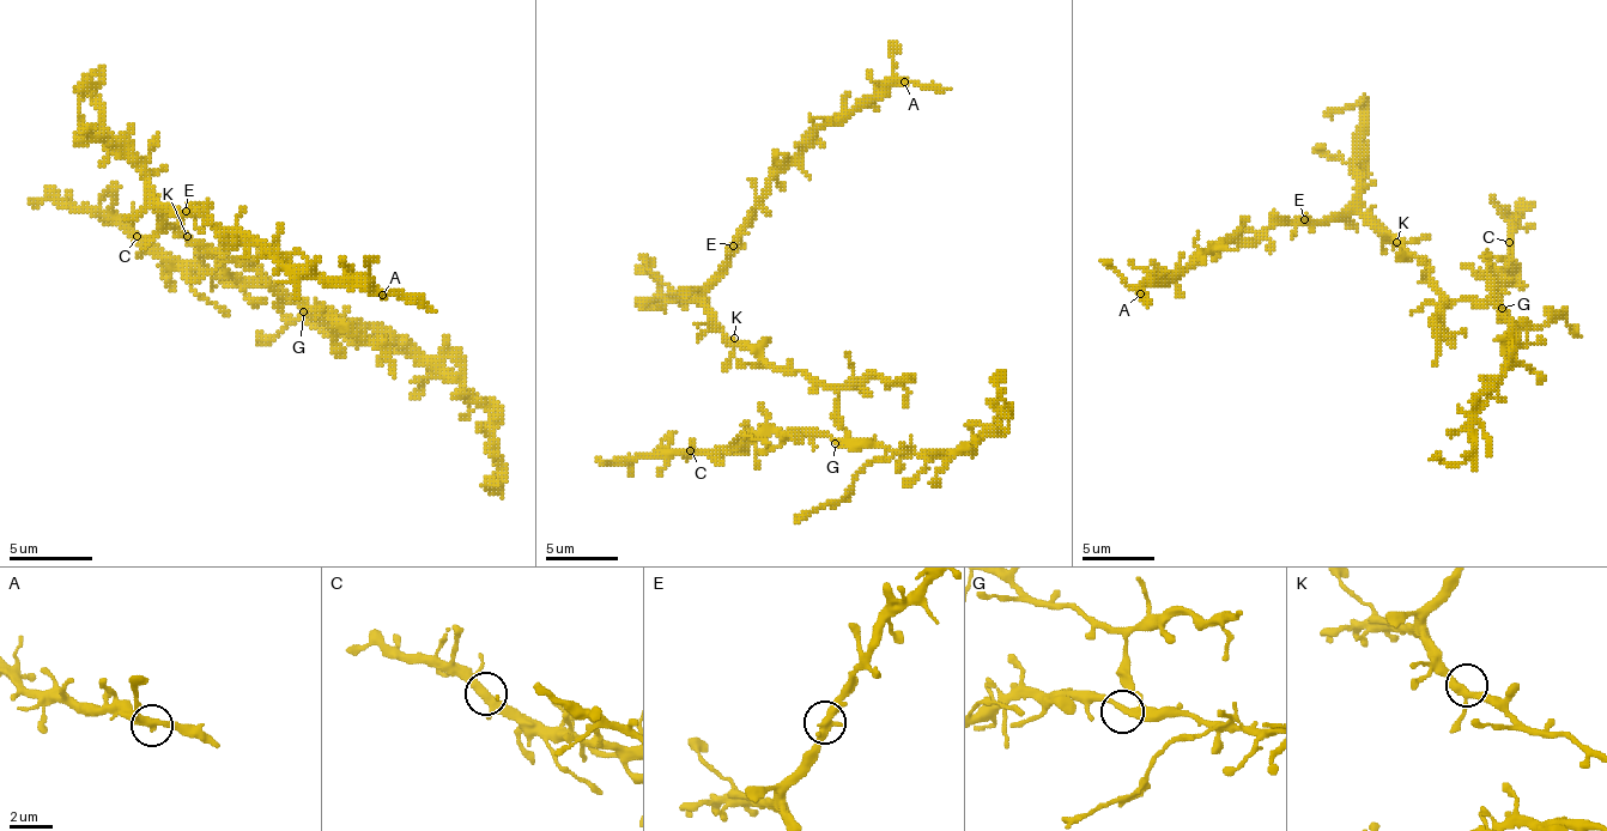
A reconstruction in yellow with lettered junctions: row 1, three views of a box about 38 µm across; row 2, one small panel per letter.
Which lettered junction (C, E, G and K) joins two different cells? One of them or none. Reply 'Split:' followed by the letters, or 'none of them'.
Split: none of them

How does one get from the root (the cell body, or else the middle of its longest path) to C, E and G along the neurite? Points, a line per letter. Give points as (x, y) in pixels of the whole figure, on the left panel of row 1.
C: (207, 249), (249, 261), (283, 295), (315, 307), (303, 311), (266, 286), (162, 261), (137, 236)
E: (207, 249), (195, 244), (170, 224), (153, 204), (175, 212), (187, 212)
G: (207, 249), (220, 249), (237, 261), (249, 261), (283, 295), (315, 307), (303, 311)

